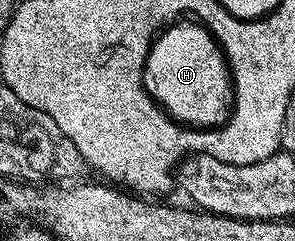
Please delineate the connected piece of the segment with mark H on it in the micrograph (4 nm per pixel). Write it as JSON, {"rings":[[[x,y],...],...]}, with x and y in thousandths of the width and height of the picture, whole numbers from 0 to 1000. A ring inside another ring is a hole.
{"rings":[[[644,79],[607,83],[525,149],[481,299],[481,353],[515,415],[536,423],[593,502],[647,527],[675,535],[749,527],[780,498],[793,448],[793,344],[780,274],[766,261],[766,228],[749,187],[725,166],[725,141],[695,104]]]}

